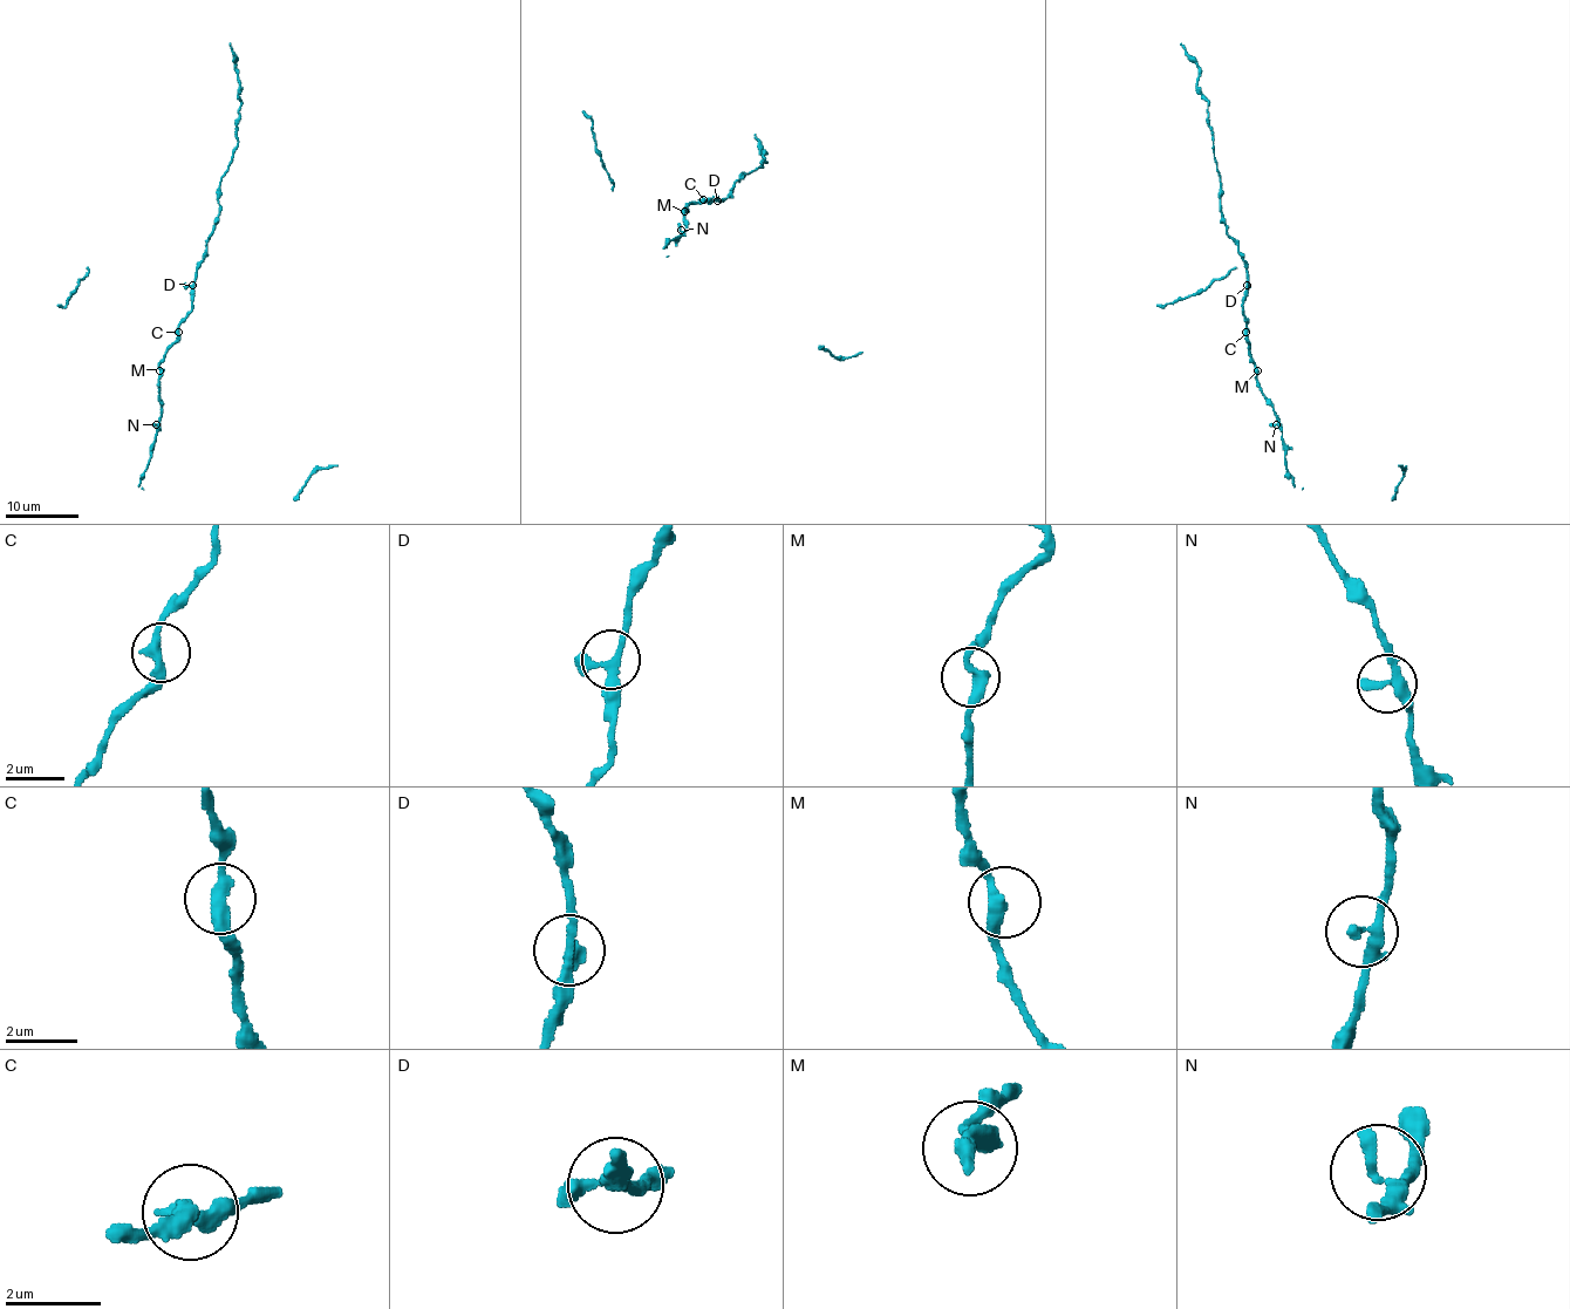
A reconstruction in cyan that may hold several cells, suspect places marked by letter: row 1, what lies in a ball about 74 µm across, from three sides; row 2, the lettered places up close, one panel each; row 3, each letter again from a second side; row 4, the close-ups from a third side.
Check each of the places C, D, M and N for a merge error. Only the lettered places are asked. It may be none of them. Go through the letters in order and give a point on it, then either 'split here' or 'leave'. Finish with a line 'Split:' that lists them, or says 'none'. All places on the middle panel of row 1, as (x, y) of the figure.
C: (703, 199) | leave
D: (717, 200) | leave
M: (684, 211) | leave
N: (681, 230) | leave
Split: none

